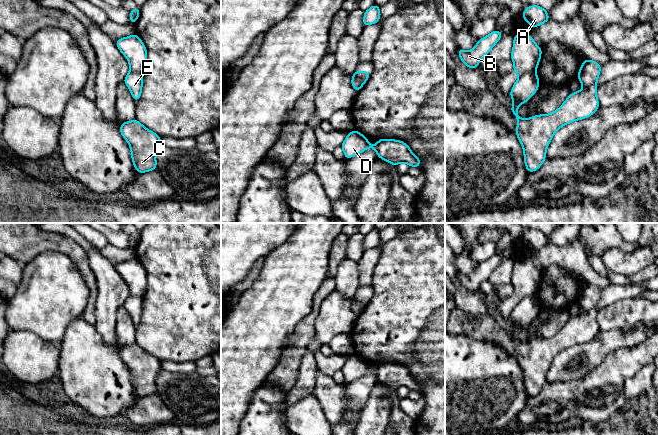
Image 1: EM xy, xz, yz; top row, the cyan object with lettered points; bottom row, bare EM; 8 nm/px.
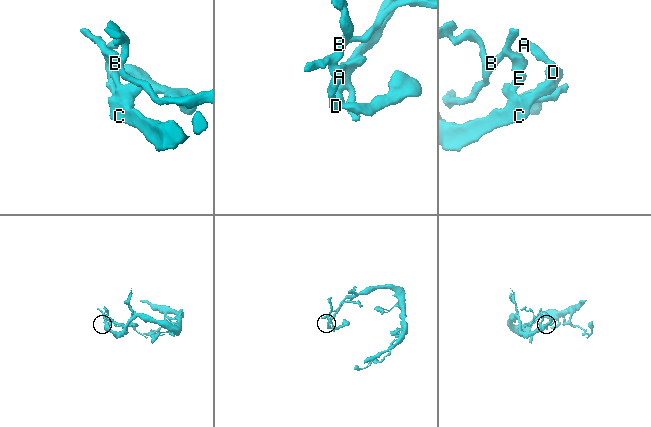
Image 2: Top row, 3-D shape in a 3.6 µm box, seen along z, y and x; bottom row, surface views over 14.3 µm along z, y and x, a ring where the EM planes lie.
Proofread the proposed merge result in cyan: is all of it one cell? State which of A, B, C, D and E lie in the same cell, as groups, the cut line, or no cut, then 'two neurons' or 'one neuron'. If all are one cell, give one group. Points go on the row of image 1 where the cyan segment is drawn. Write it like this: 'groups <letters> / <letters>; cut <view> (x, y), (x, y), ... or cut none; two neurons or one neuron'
groups A C D E / B; cut yz (534, 70), (519, 75); two neurons

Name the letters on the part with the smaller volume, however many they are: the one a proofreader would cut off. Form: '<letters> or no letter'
B

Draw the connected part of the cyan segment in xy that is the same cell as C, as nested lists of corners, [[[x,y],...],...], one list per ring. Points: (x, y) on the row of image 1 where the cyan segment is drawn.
[[[136,118],[120,124],[120,133],[128,142],[131,157],[138,173],[156,170],[156,154],[161,137],[144,127]]]

